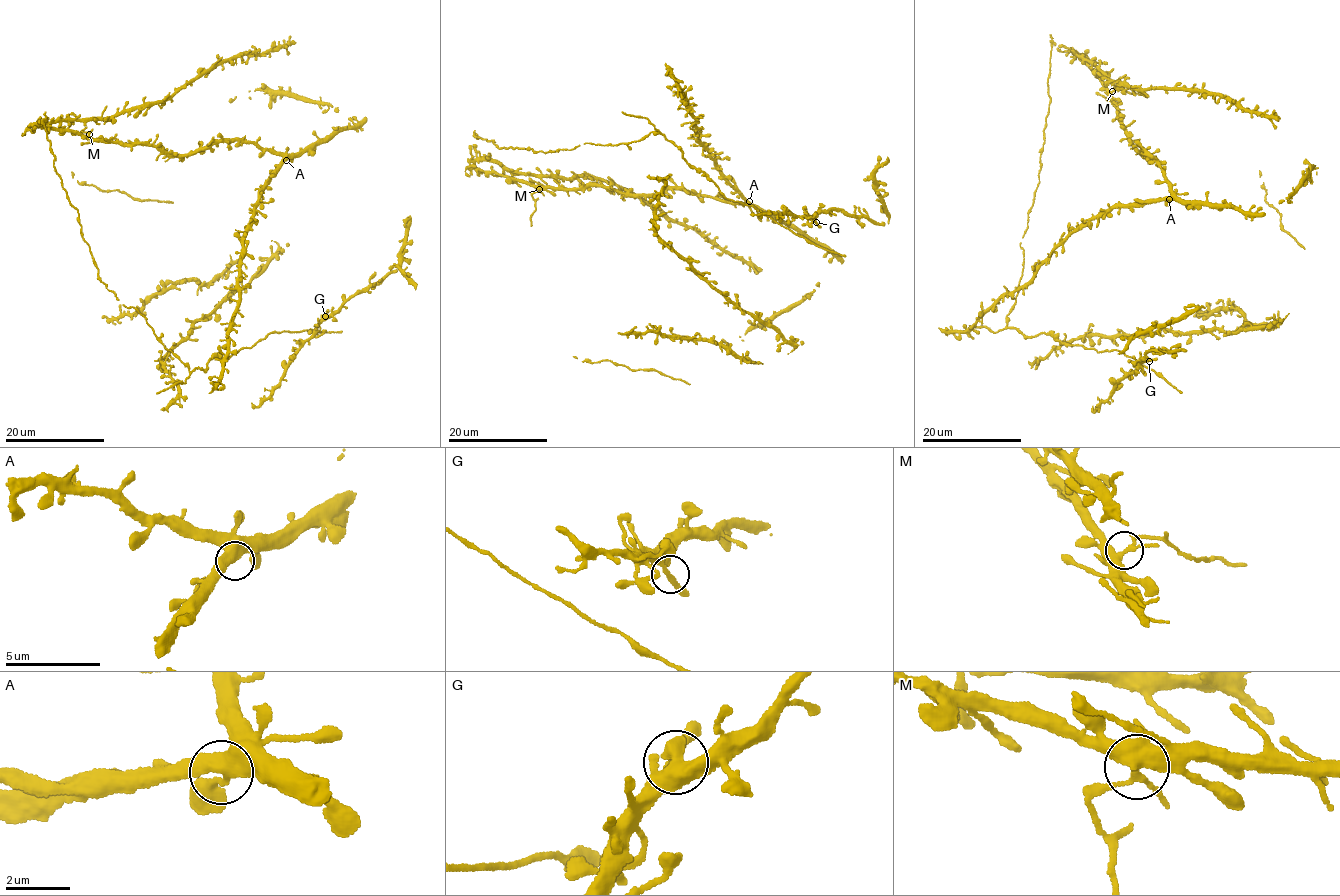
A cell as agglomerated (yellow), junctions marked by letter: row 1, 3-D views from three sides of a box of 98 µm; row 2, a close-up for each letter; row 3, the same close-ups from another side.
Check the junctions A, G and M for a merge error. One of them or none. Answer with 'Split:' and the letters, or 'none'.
Split: M

